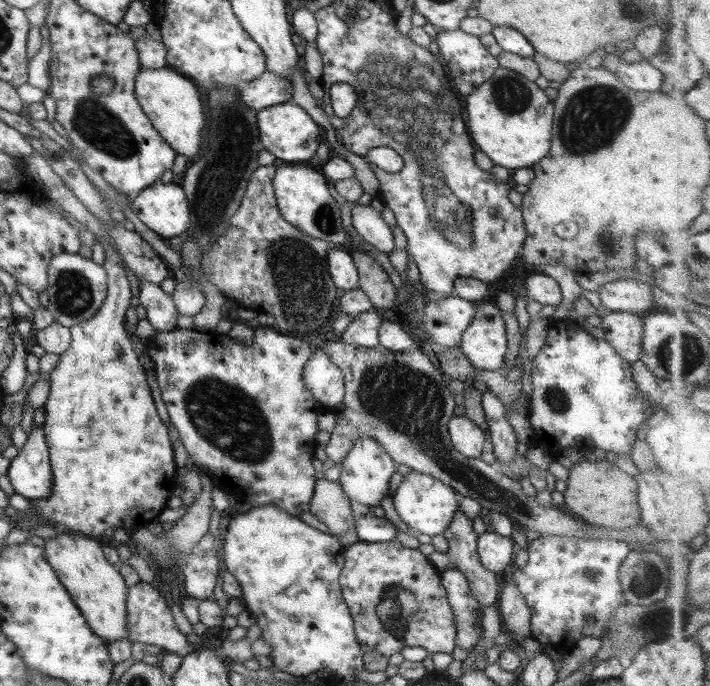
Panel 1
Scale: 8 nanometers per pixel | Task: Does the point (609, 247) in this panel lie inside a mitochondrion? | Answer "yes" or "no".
yes

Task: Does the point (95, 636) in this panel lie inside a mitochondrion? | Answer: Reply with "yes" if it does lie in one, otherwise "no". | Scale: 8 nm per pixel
no

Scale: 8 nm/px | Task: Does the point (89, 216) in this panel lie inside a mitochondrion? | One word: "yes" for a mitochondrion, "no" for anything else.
no

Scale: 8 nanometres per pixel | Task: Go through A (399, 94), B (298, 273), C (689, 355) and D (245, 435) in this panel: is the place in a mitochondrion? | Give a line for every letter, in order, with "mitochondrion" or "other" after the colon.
A: mitochondrion
B: mitochondrion
C: mitochondrion
D: mitochondrion

